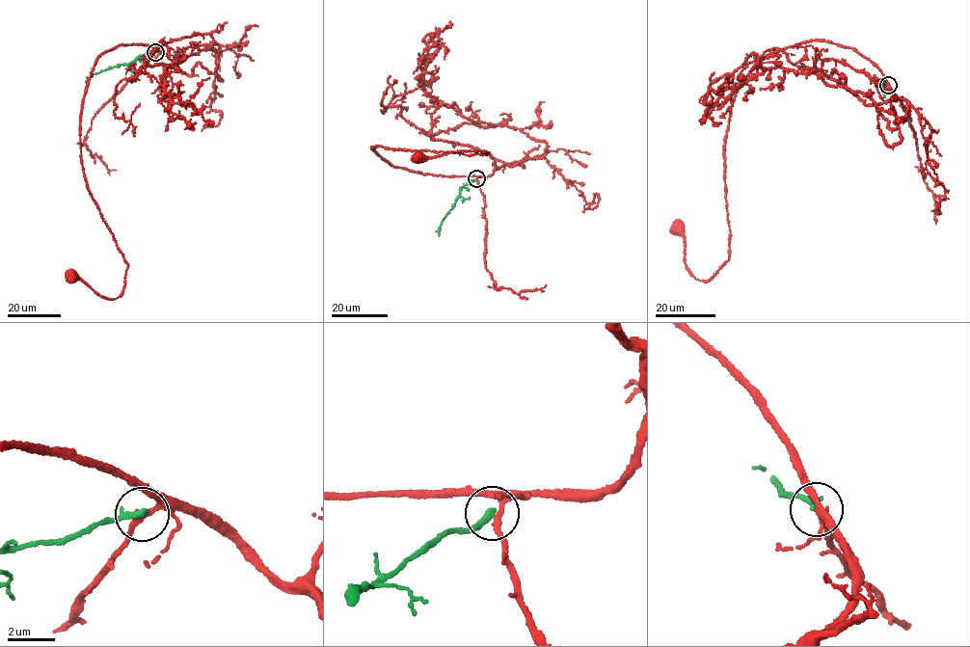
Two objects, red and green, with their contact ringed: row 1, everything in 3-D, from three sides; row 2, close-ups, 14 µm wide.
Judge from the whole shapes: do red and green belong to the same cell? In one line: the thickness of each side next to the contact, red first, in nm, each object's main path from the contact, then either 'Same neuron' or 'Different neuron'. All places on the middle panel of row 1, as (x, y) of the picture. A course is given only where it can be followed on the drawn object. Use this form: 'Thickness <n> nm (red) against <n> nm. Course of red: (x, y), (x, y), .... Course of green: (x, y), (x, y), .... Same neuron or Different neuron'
Thickness 220 nm (red) against 320 nm. Course of red: (476, 179), (424, 175), (392, 167), (372, 147), (469, 156), (488, 153), (454, 151), (418, 160). Course of green: (476, 178), (460, 189), (452, 208), (443, 219), (439, 235). Different neuron

